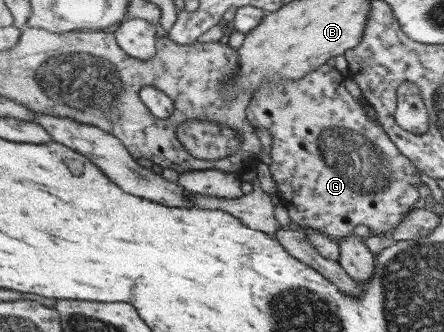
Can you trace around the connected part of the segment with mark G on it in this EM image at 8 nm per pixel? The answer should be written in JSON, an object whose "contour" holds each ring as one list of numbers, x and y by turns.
{"contour":[[332,63,321,66,318,70,307,74,300,80,273,82,267,79,265,84,252,97,247,114,256,130,266,127,273,136,273,149,272,153,270,153,272,154,273,164,269,166,269,170,281,194,282,202,286,205,288,218,291,222,306,230,313,229,319,233,340,237,341,239,353,236,354,228,362,224,368,227,372,234,381,237,386,232,393,232,394,229,402,224,402,220,406,220,406,213,422,204,422,200,420,199,420,186,423,185,422,178,419,176,420,170,412,163,412,160,402,154,402,151,397,147,397,143,390,138,390,135,383,129,382,125,376,123,376,121,372,121,368,117,368,114,362,108,363,102,354,98,346,90,344,80,346,80,346,76,338,72]]}

